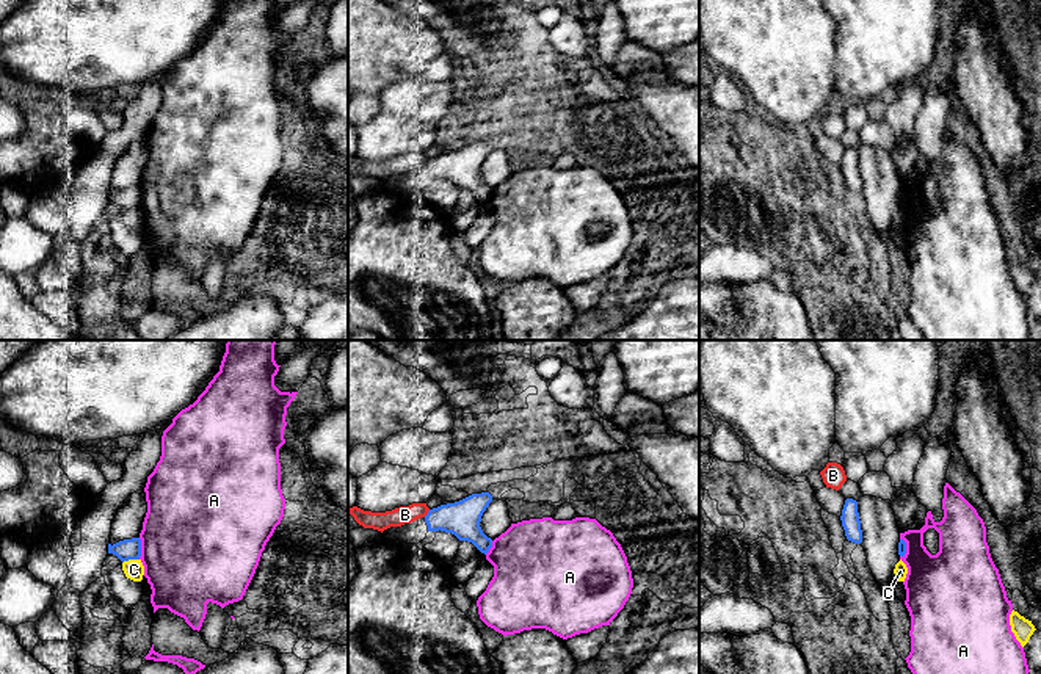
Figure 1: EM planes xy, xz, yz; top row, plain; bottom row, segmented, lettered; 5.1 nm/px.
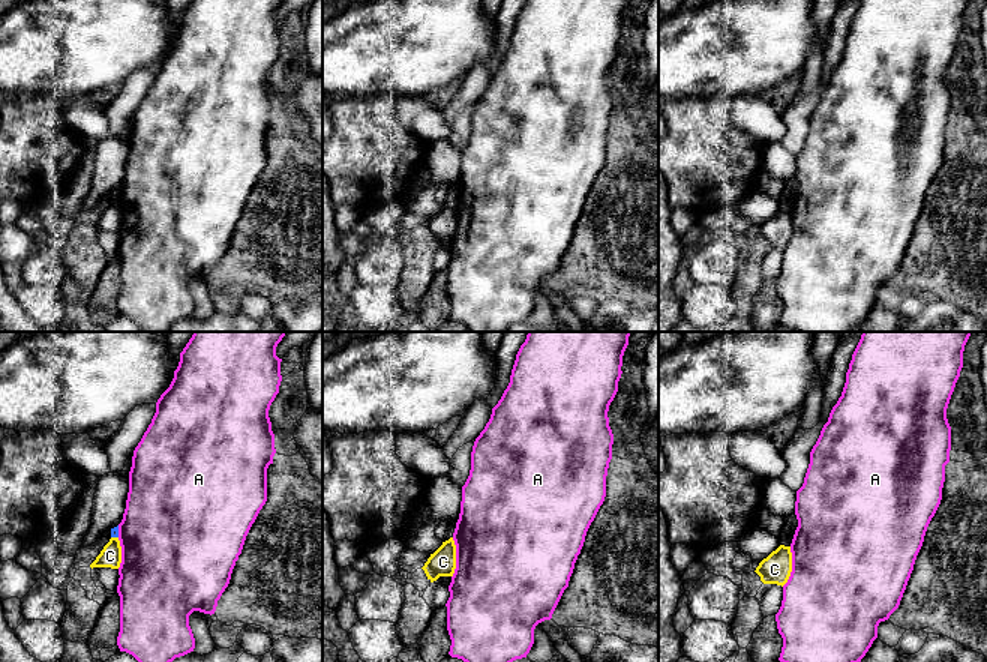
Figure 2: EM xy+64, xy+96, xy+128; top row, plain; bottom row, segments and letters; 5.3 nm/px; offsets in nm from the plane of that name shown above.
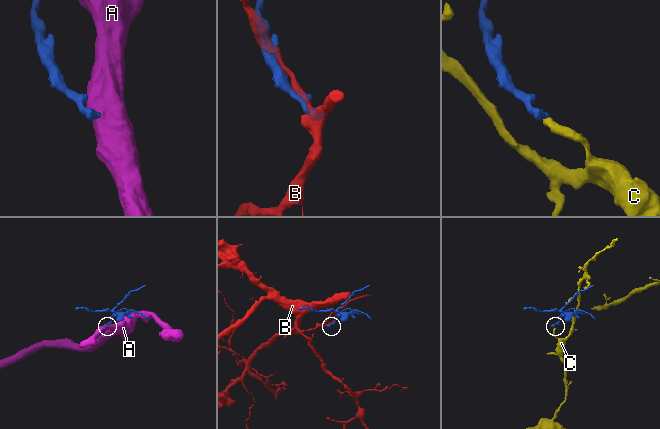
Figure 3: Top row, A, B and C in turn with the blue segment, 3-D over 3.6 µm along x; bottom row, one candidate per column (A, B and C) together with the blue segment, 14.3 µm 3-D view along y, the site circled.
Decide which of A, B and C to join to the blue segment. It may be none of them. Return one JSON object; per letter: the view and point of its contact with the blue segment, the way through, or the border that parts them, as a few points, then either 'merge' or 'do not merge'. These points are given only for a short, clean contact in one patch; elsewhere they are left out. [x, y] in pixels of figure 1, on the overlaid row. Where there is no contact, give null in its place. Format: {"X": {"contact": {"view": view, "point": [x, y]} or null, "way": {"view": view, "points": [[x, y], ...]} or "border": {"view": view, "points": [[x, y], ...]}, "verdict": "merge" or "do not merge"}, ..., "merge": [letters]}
{"A": {"contact": {"view": "xy", "point": [140, 549]}, "verdict": "do not merge"}, "B": {"contact": {"view": "xz", "point": [428, 513]}, "verdict": "do not merge"}, "C": {"contact": {"view": "xy", "point": [130, 558]}, "border": {"view": "xy", "points": [[138, 558], [129, 558], [123, 563]]}, "verdict": "do not merge"}, "merge": []}

